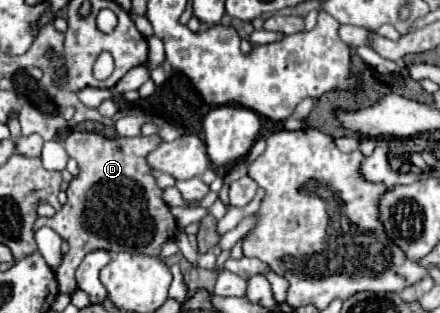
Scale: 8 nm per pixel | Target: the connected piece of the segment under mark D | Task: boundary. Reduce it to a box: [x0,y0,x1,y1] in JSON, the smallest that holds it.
[33,131,177,295]

